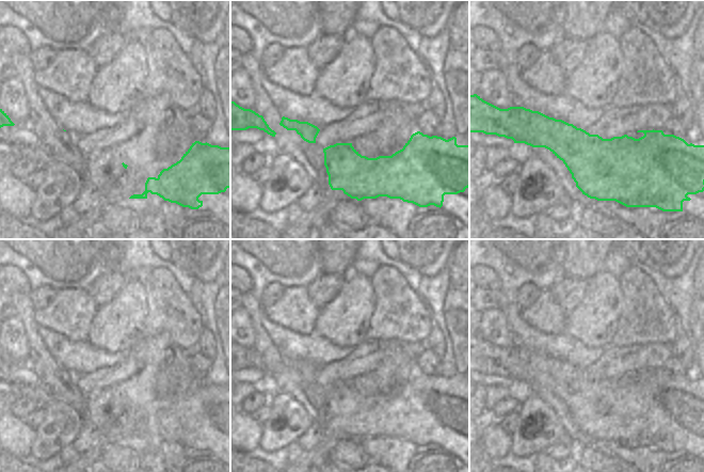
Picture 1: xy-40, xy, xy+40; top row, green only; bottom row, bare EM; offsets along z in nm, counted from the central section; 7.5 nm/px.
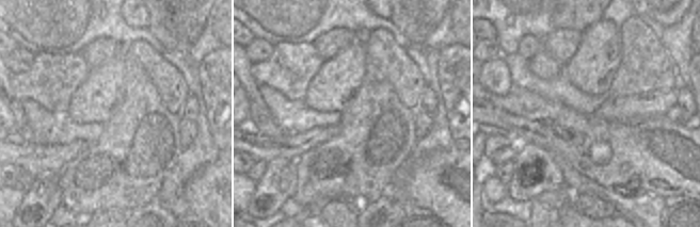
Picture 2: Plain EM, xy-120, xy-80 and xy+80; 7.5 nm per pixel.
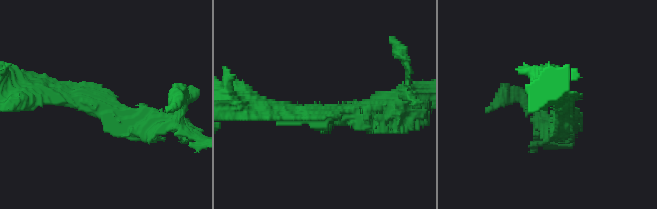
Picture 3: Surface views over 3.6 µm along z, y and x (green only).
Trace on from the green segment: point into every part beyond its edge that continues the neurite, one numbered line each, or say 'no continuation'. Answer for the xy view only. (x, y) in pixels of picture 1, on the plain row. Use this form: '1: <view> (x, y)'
no continuation

